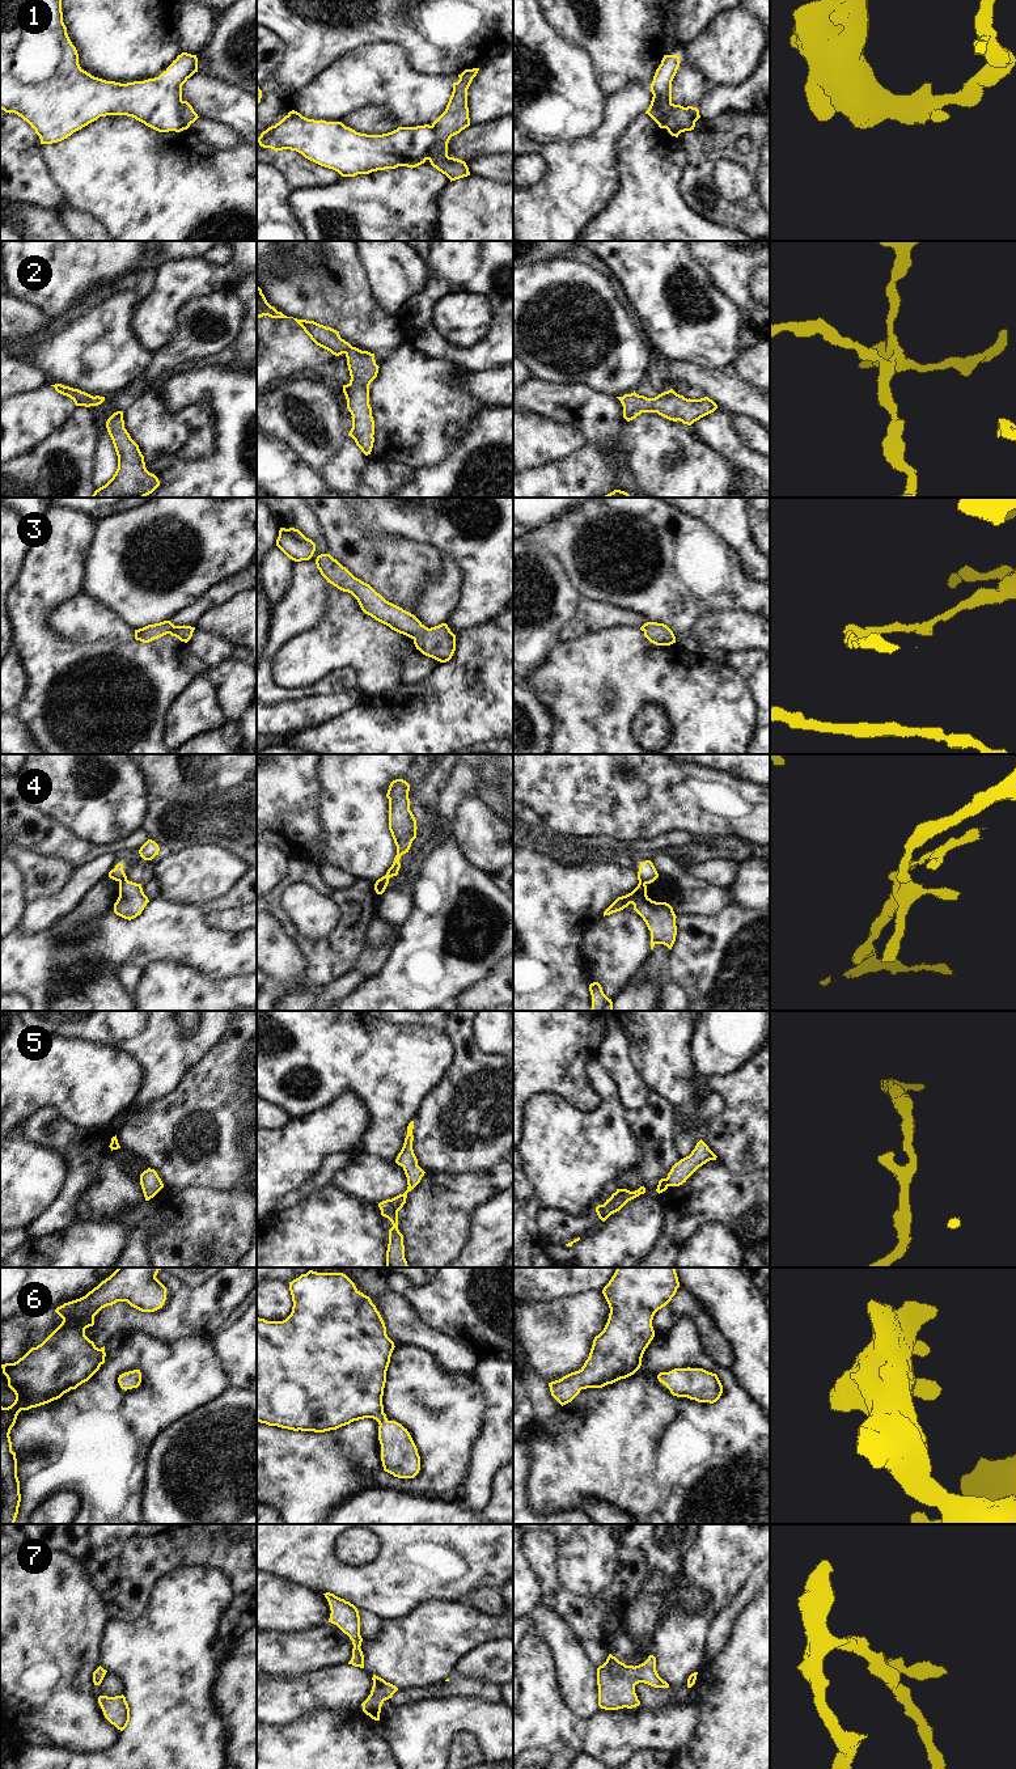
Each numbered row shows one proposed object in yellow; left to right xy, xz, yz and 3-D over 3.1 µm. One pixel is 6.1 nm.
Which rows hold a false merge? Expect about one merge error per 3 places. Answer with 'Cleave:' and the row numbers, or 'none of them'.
Cleave: 1, 4

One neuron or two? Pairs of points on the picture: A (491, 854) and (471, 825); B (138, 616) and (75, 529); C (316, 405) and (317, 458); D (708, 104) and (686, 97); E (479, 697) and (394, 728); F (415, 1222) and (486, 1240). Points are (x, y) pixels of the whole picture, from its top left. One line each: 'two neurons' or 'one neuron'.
A: one neuron
B: two neurons
C: one neuron
D: two neurons
E: one neuron
F: two neurons

